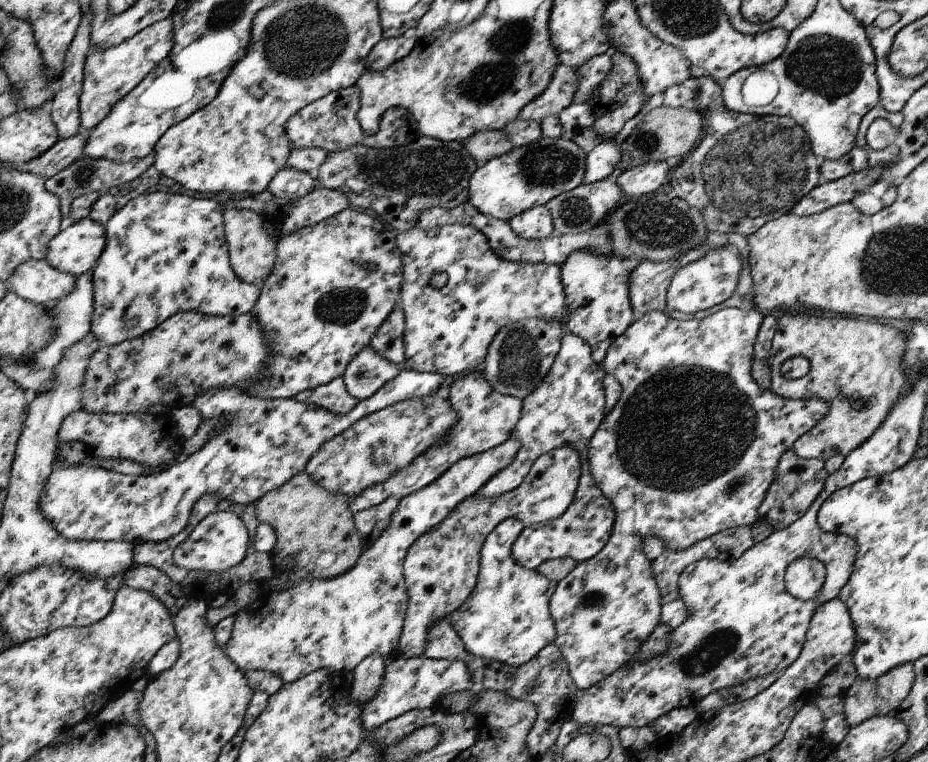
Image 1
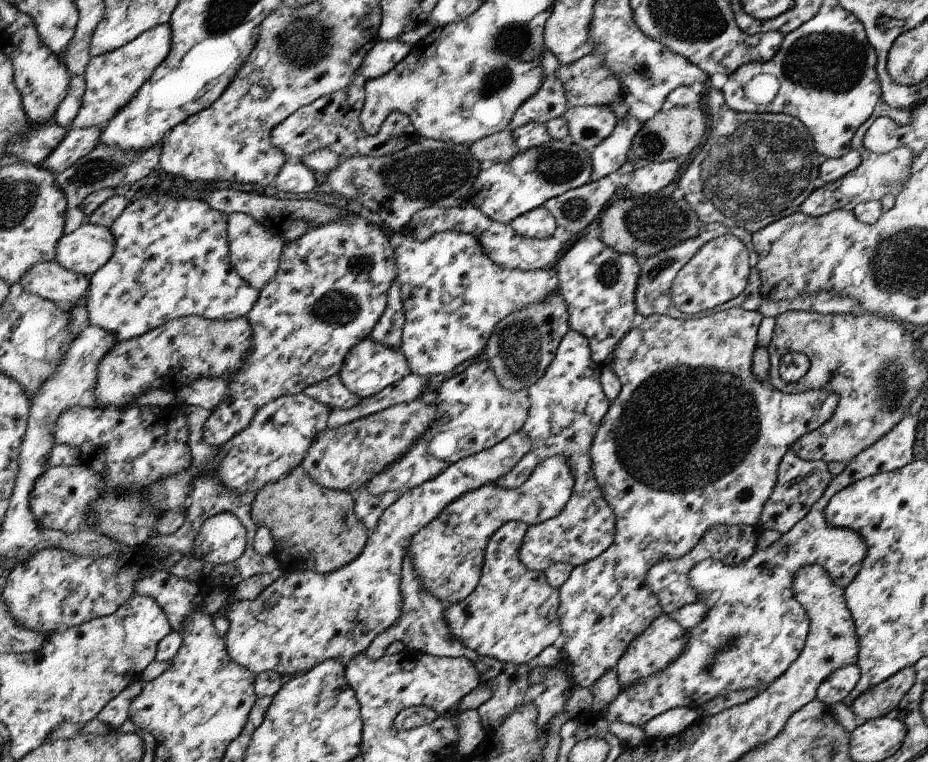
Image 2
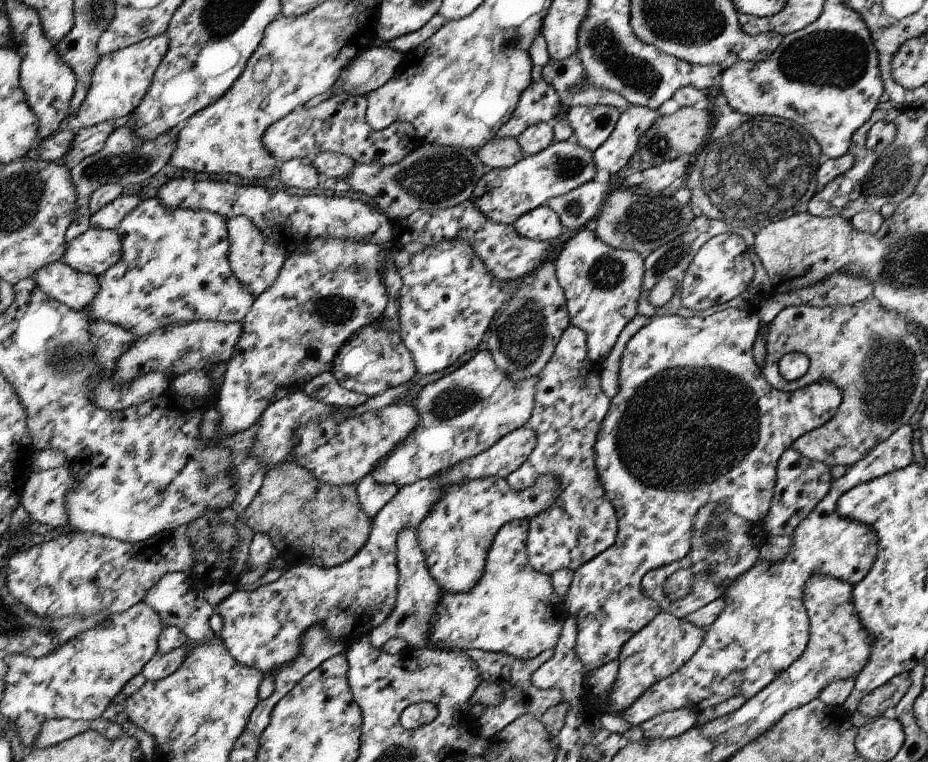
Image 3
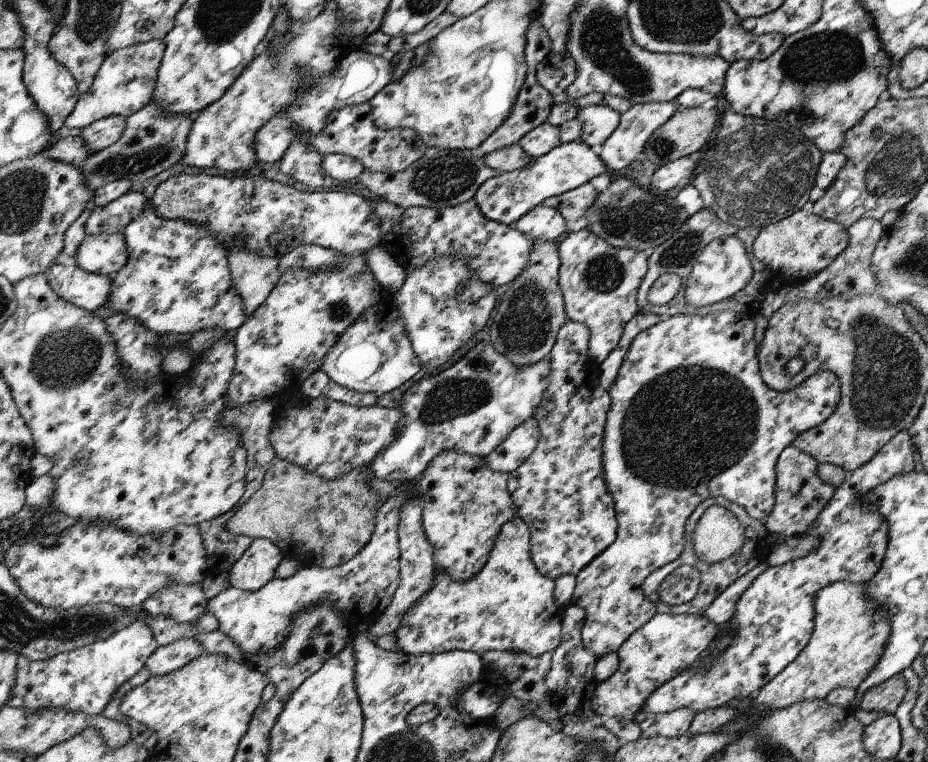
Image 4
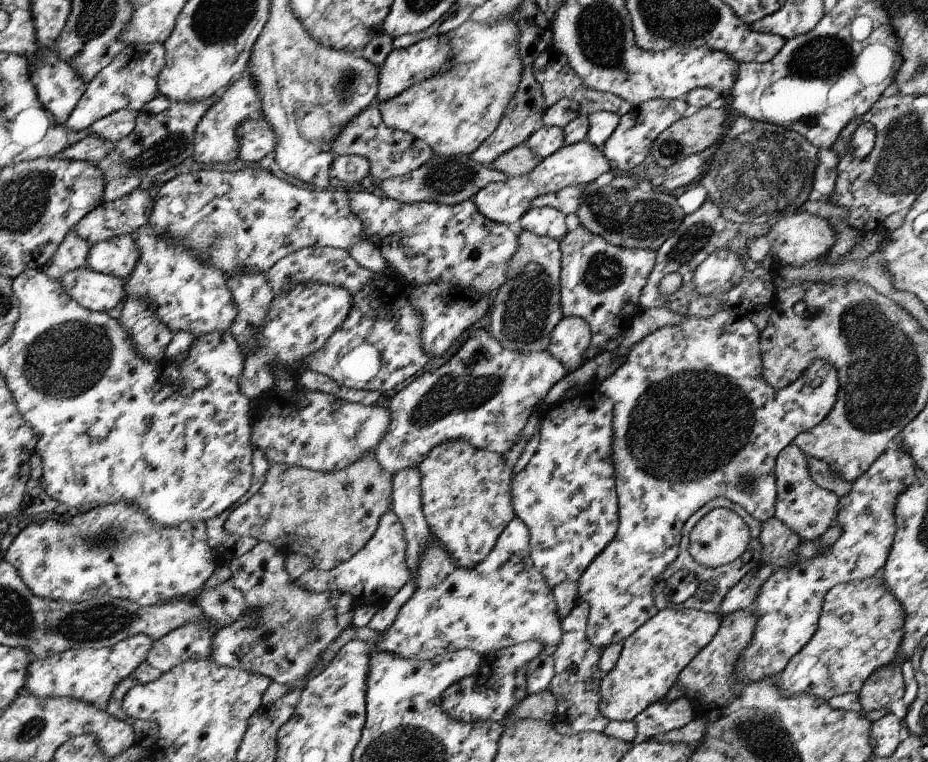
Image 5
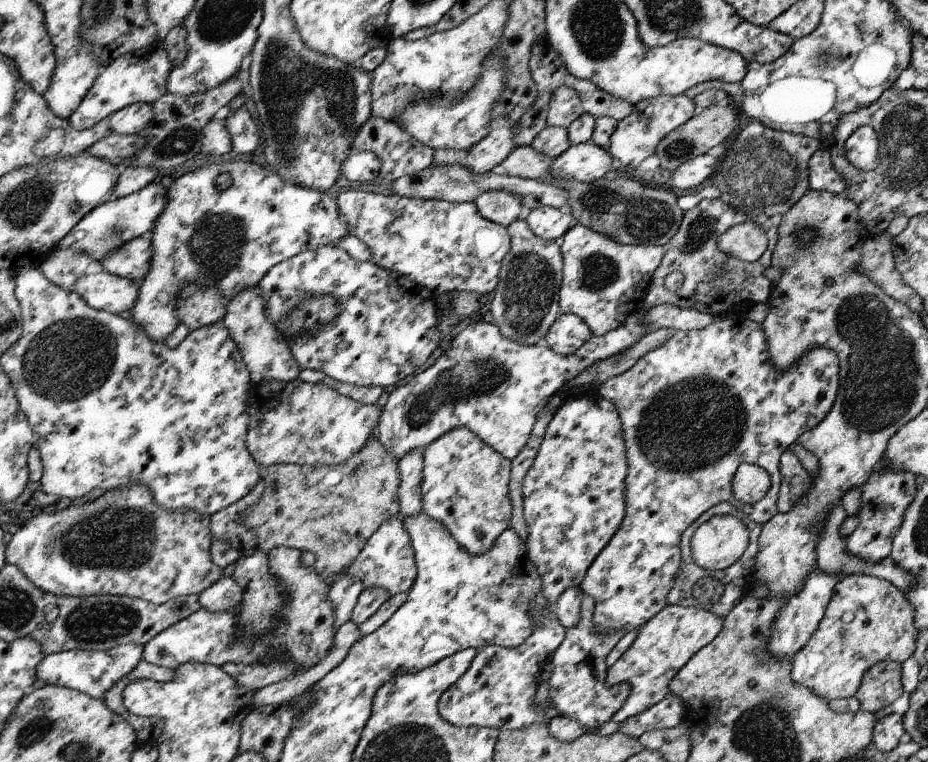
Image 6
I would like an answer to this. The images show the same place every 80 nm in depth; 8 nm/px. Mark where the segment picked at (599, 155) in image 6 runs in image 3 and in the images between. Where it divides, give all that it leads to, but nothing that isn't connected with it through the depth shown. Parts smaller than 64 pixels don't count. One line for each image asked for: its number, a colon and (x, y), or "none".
3: (504, 195)
4: (506, 198)
5: (578, 164)

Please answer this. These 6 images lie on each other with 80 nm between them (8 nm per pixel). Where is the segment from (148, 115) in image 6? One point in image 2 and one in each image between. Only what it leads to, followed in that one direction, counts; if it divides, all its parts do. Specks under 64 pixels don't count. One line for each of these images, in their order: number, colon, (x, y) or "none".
2: (81, 141)
3: (90, 140)
4: (103, 133)
5: (114, 127)

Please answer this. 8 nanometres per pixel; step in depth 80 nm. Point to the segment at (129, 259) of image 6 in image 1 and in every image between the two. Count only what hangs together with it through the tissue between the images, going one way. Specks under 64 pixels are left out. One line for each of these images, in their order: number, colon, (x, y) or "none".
1: (78, 249)
2: (87, 250)
3: (95, 251)
4: (104, 254)
5: (118, 257)

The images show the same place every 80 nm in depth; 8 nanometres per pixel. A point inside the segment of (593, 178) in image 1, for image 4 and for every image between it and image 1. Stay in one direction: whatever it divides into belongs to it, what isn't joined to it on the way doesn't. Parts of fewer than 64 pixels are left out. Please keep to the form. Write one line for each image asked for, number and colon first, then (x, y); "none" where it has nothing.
2: (610, 154)
3: (634, 122)
4: (640, 122)

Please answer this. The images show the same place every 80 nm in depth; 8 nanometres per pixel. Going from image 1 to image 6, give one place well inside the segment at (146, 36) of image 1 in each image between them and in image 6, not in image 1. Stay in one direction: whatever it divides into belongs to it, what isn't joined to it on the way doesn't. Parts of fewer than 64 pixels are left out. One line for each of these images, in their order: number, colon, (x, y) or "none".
2: (113, 79)
3: (120, 80)
4: (125, 83)
5: (130, 81)
6: (142, 76)

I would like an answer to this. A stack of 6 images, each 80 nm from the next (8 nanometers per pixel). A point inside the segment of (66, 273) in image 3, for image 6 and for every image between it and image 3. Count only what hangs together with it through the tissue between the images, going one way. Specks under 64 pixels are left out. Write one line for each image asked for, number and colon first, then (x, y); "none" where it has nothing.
4: (89, 291)
5: (97, 291)
6: (104, 291)

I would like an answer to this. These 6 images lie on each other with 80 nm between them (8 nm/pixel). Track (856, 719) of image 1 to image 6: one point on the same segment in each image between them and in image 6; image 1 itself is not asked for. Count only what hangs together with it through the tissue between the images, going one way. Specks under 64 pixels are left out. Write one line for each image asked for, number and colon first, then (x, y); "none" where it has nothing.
2: (879, 700)
3: (874, 704)
4: (886, 697)
5: (887, 684)
6: (883, 683)

